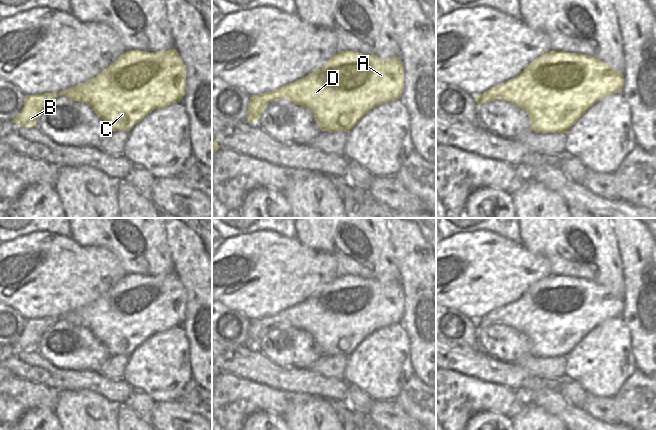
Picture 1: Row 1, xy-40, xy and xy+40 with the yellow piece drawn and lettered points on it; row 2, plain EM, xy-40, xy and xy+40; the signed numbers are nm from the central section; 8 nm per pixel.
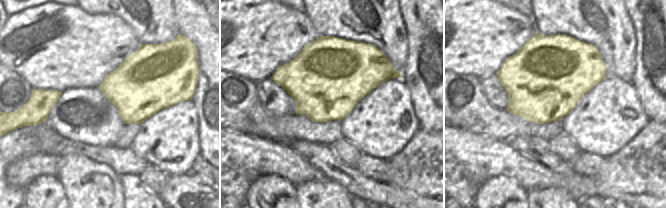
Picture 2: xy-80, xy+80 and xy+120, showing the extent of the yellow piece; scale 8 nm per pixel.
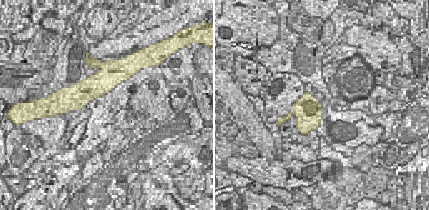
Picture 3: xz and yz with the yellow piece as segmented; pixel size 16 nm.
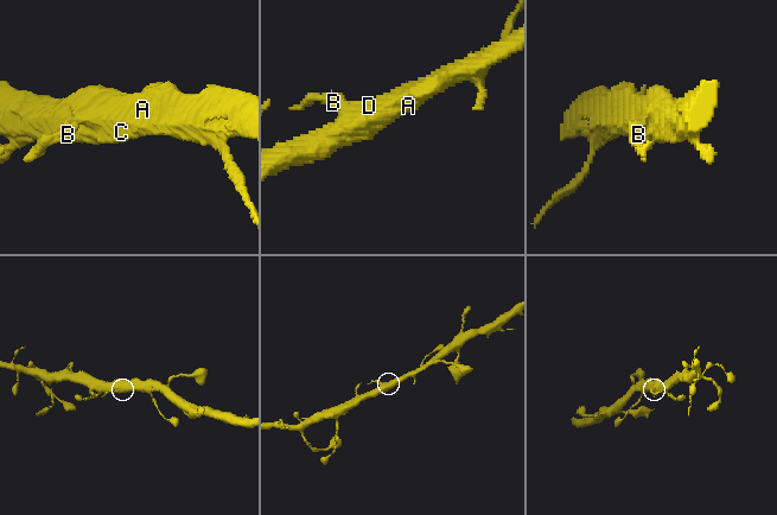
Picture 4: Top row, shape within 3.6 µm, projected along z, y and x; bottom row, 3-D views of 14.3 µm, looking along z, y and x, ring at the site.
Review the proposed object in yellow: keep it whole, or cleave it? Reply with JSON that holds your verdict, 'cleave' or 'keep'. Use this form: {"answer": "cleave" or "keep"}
{"answer": "keep"}

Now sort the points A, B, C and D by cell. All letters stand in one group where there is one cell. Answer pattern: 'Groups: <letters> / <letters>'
Groups: A B C D

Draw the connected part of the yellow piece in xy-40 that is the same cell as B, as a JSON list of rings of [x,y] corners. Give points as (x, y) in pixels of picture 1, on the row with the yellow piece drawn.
[[[133,49],[120,55],[109,67],[85,83],[59,93],[26,95],[22,110],[10,122],[21,127],[36,127],[46,106],[65,95],[89,105],[106,122],[110,131],[129,131],[155,109],[180,102],[185,92],[186,68],[175,49],[155,53]]]

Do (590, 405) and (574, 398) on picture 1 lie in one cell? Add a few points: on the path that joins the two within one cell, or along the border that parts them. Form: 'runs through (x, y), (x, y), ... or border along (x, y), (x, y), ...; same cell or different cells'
border along (588, 395), (582, 407); different cells

